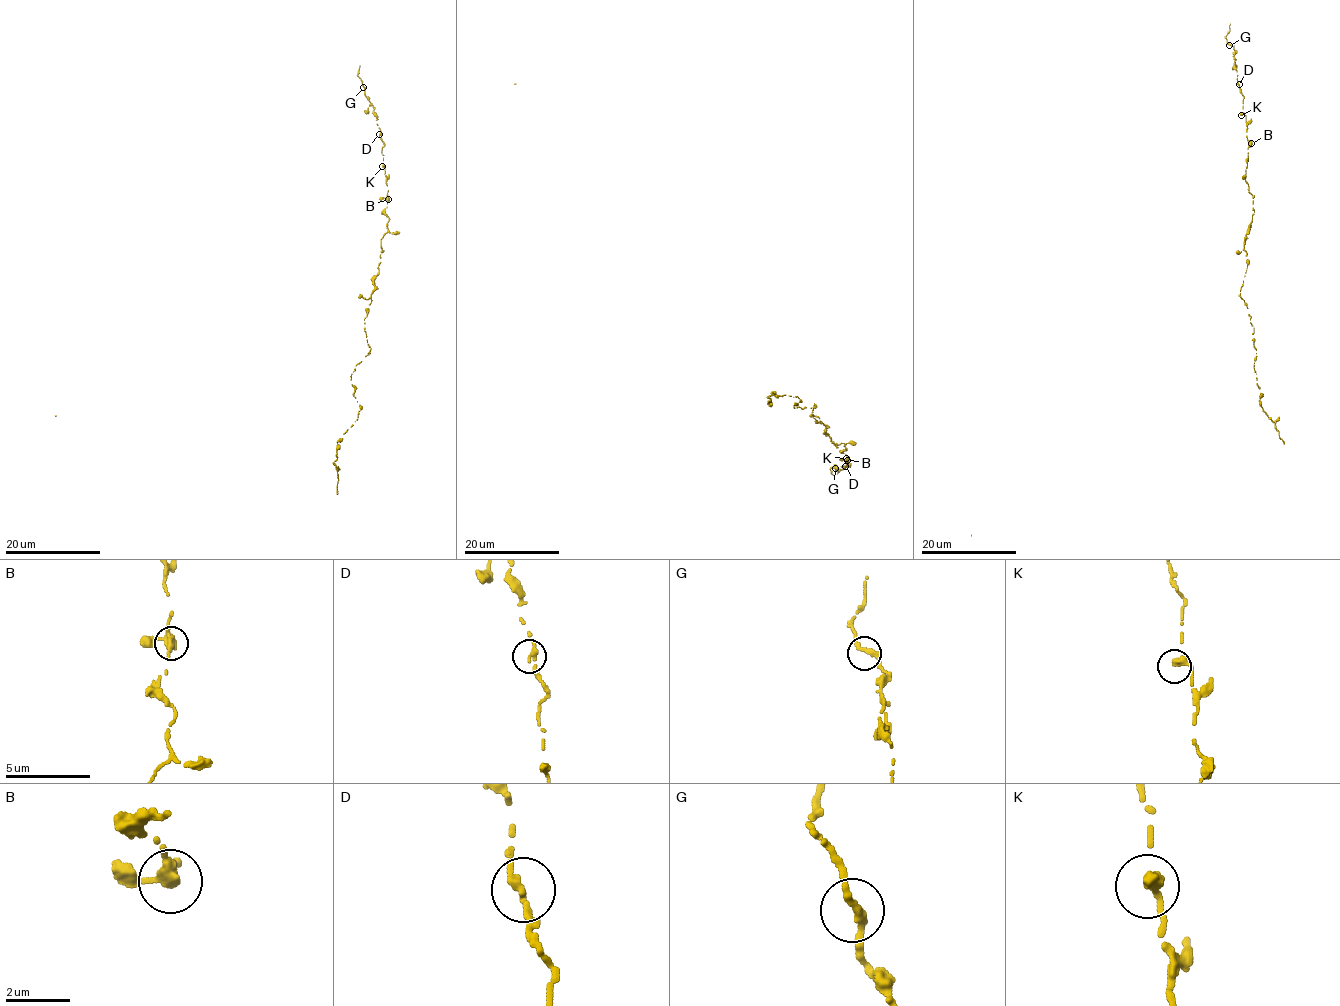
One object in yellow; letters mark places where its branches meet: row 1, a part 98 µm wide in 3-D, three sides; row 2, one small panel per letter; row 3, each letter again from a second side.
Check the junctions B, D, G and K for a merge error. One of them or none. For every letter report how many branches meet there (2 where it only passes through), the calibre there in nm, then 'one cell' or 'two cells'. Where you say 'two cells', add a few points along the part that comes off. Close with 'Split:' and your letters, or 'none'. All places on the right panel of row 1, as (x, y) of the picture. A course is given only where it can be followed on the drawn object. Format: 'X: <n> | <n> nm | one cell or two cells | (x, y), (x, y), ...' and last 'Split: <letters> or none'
B: 3 | 320 nm | one cell
D: 1 | 320 nm | one cell
G: 2 | 280 nm | one cell
K: 1 | 400 nm | one cell
Split: none

